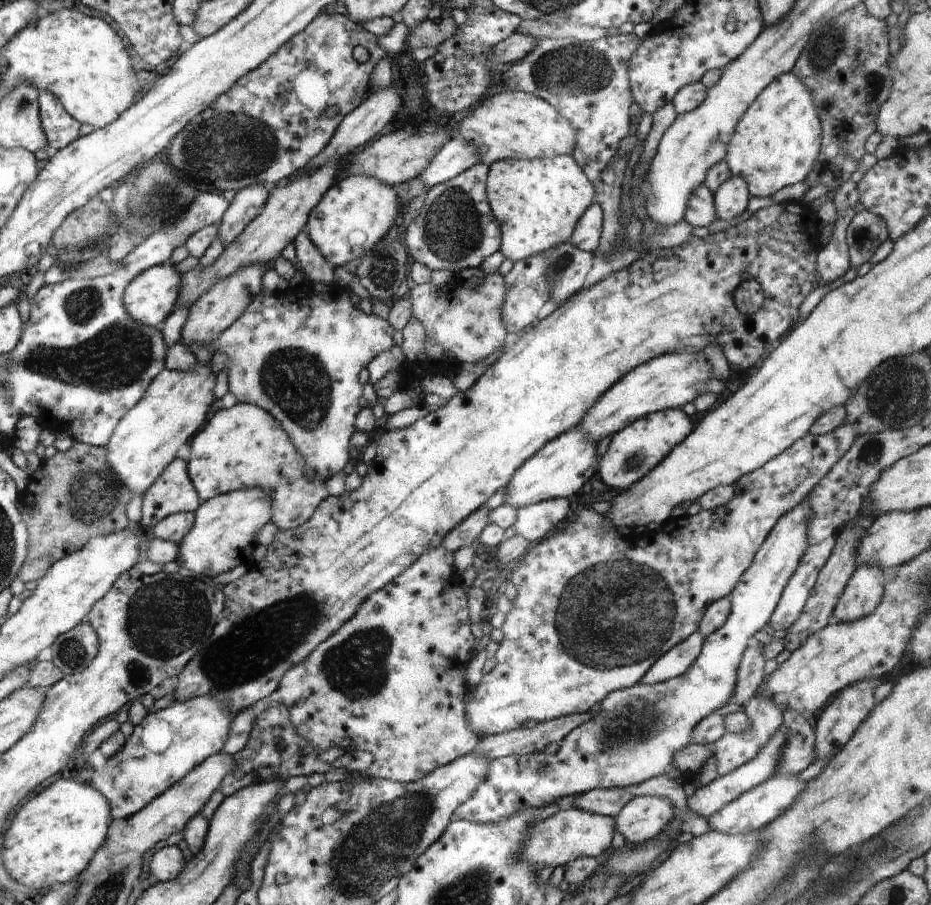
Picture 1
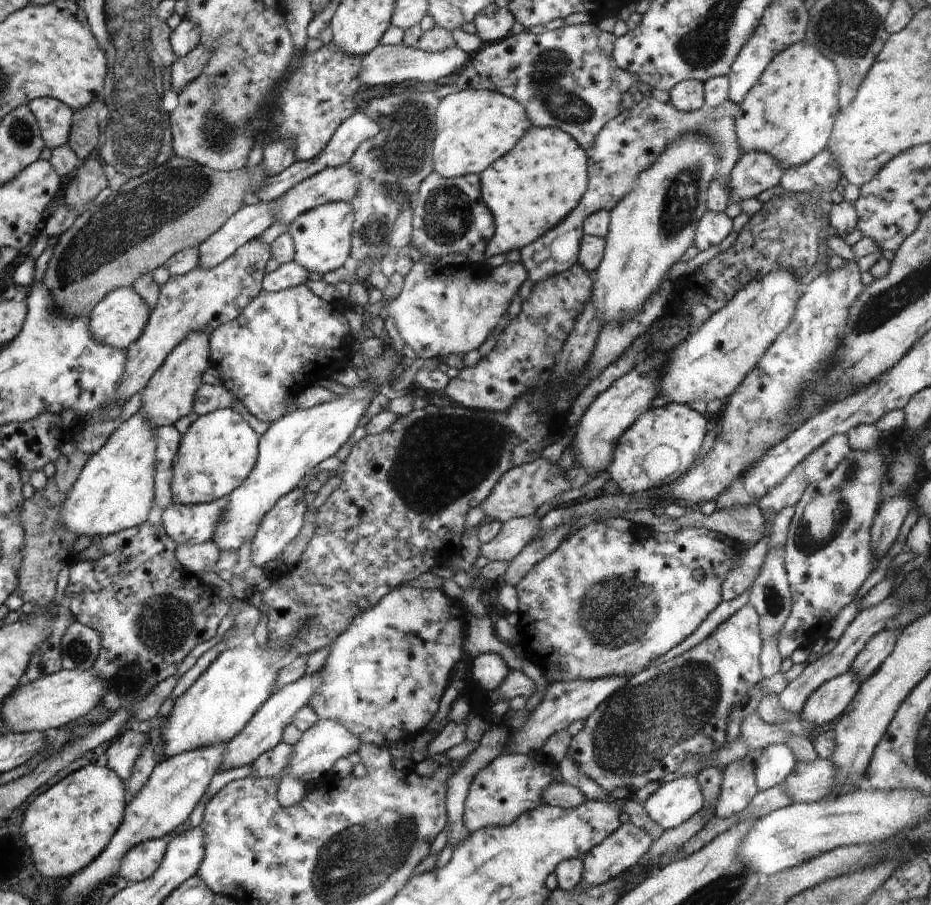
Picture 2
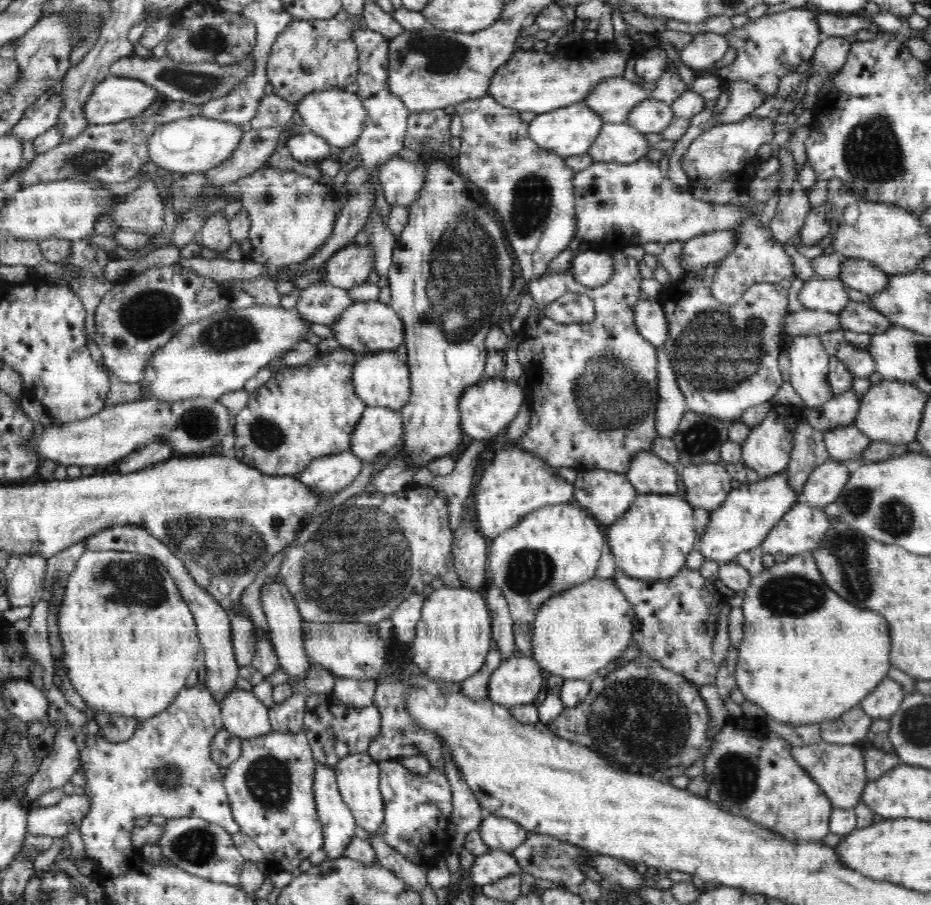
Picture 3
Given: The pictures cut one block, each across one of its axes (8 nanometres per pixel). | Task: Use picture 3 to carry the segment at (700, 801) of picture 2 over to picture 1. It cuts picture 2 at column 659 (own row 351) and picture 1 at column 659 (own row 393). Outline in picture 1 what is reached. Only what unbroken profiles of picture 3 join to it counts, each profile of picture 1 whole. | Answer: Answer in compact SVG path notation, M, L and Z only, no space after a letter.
M638 796L615 817L615 829L621 832L627 844L640 845L656 839L674 818L674 806L668 798Z

